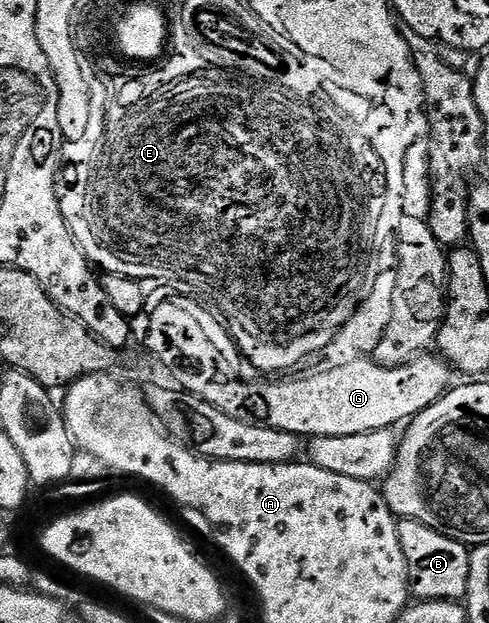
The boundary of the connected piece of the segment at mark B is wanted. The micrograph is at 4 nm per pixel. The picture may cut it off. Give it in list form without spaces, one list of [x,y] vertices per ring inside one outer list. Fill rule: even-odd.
[[[397,521],[398,540],[408,565],[408,585],[411,593],[420,600],[446,598],[460,600],[468,593],[470,580],[470,550],[453,538],[439,534],[417,522]]]

